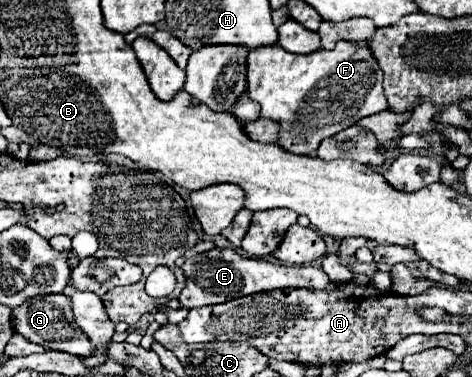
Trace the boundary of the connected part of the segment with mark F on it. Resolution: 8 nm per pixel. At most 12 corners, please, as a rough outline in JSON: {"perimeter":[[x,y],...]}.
{"perimeter":[[367,42],[251,50],[247,92],[279,146],[387,110]]}

